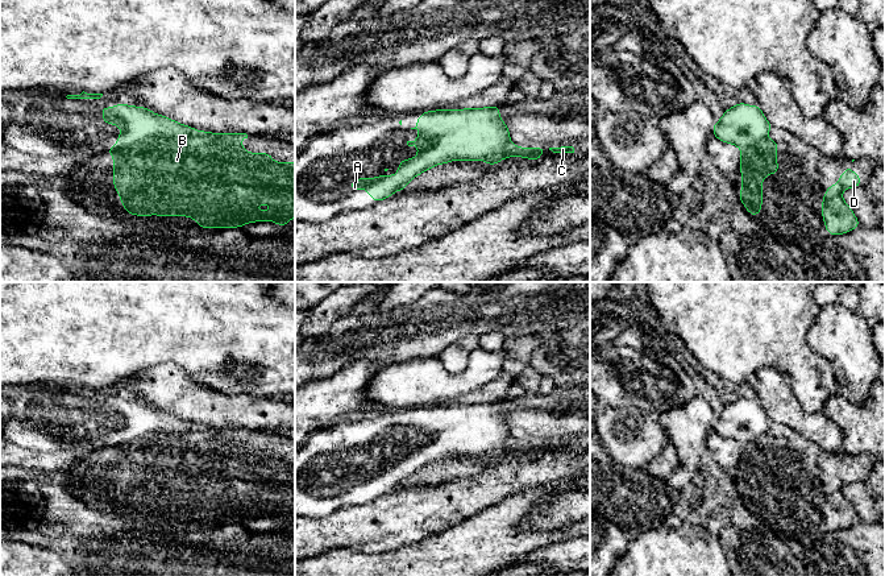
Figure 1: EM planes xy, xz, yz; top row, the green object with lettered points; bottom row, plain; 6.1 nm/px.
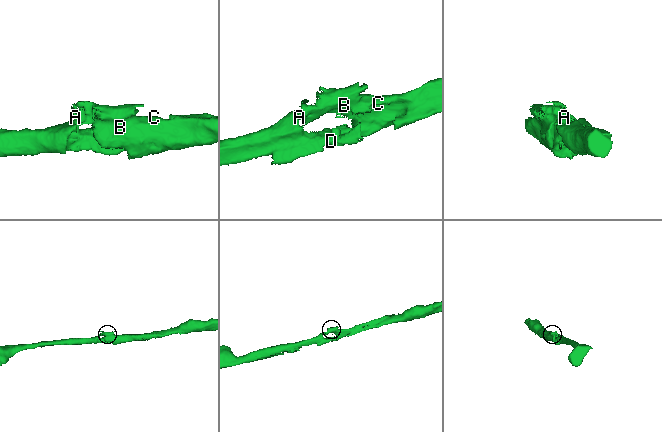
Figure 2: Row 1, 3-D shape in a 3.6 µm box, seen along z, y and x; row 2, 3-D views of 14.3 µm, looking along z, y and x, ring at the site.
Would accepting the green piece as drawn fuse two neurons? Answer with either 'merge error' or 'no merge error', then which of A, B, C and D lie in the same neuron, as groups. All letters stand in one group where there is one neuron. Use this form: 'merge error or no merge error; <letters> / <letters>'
merge error; A / B C D

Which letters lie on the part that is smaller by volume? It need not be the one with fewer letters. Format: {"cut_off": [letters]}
{"cut_off": ["A"]}

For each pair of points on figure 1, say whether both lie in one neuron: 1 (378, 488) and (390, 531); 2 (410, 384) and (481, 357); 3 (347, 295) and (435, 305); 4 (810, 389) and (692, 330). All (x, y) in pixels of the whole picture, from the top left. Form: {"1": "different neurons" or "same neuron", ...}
{"1": "different neurons", "2": "same neuron", "3": "different neurons", "4": "same neuron"}

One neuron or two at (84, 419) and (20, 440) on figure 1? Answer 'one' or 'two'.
one

